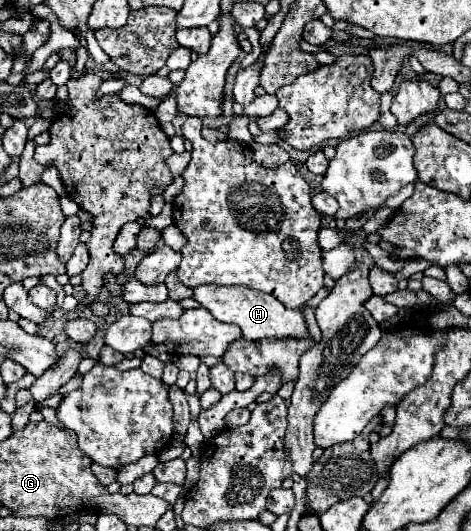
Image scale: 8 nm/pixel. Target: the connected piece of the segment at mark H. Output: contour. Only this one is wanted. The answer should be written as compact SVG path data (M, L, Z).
M205 284L193 288L193 300L197 300L205 310L211 312L211 316L225 324L237 324L241 328L241 334L245 340L261 340L261 338L299 338L307 336L307 324L303 318L303 308L291 310L285 308L275 296L257 292L245 286L217 286L217 284Z

